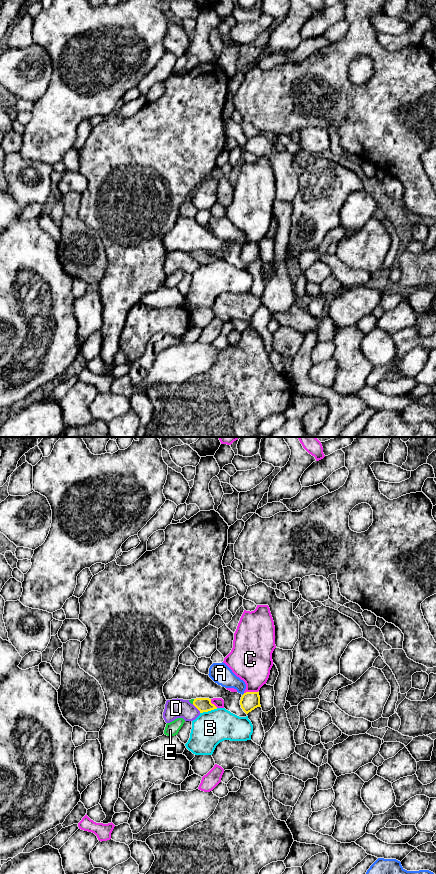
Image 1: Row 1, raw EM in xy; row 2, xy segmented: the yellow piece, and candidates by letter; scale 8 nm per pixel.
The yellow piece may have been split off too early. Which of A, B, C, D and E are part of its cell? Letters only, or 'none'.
E

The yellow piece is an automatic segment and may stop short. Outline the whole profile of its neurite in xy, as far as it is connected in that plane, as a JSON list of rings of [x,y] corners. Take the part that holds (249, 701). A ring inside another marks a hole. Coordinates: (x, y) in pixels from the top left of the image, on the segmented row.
[[[246,692],[242,695],[240,705],[243,711],[248,714],[260,705],[259,692]]]

